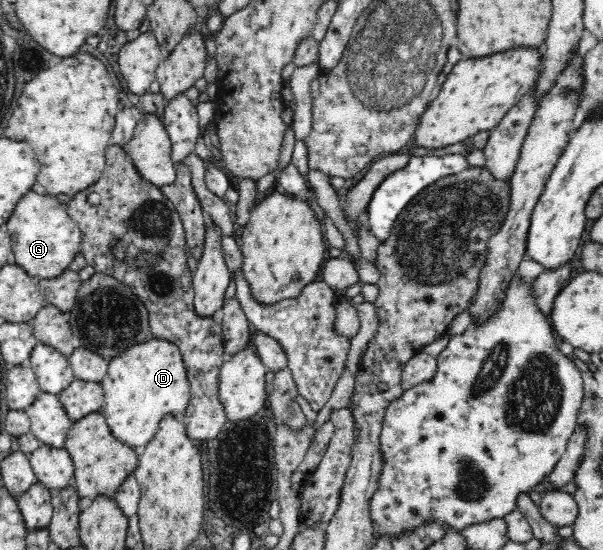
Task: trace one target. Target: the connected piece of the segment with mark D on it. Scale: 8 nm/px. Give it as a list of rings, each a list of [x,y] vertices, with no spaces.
[[[155,336],[110,359],[100,387],[104,394],[102,415],[107,426],[116,440],[136,451],[141,451],[156,436],[164,417],[184,414],[190,402],[190,385],[180,349]]]

